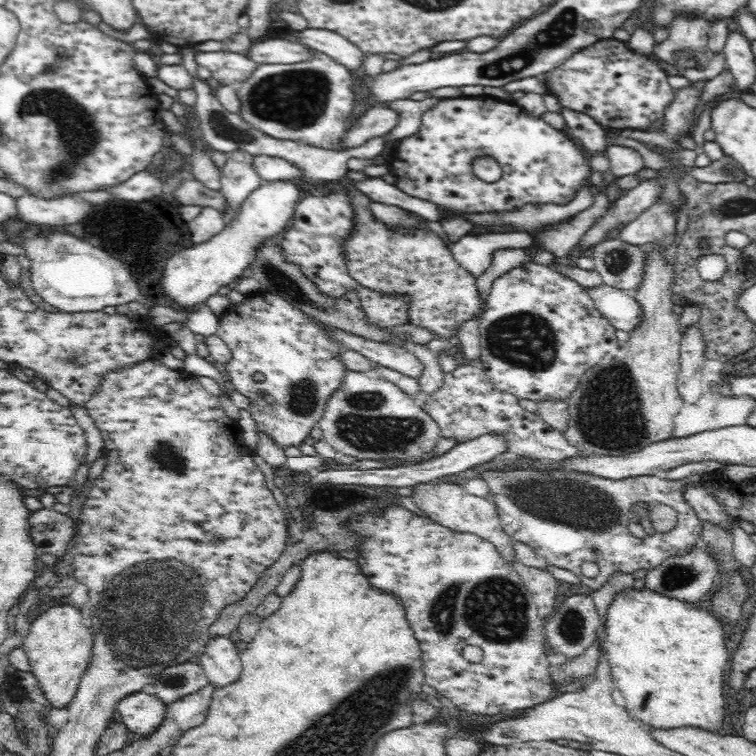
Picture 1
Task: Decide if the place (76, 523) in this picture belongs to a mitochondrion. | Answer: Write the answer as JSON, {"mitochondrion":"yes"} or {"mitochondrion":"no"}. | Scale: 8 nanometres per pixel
{"mitochondrion":"no"}

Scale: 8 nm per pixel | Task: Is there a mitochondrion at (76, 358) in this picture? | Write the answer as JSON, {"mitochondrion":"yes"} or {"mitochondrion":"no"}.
{"mitochondrion":"yes"}

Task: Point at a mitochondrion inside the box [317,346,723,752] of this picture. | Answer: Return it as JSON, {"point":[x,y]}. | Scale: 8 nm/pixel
{"point":[496,608]}

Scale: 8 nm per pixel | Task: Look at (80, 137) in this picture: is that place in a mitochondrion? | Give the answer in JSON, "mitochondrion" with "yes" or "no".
{"mitochondrion":"yes"}

